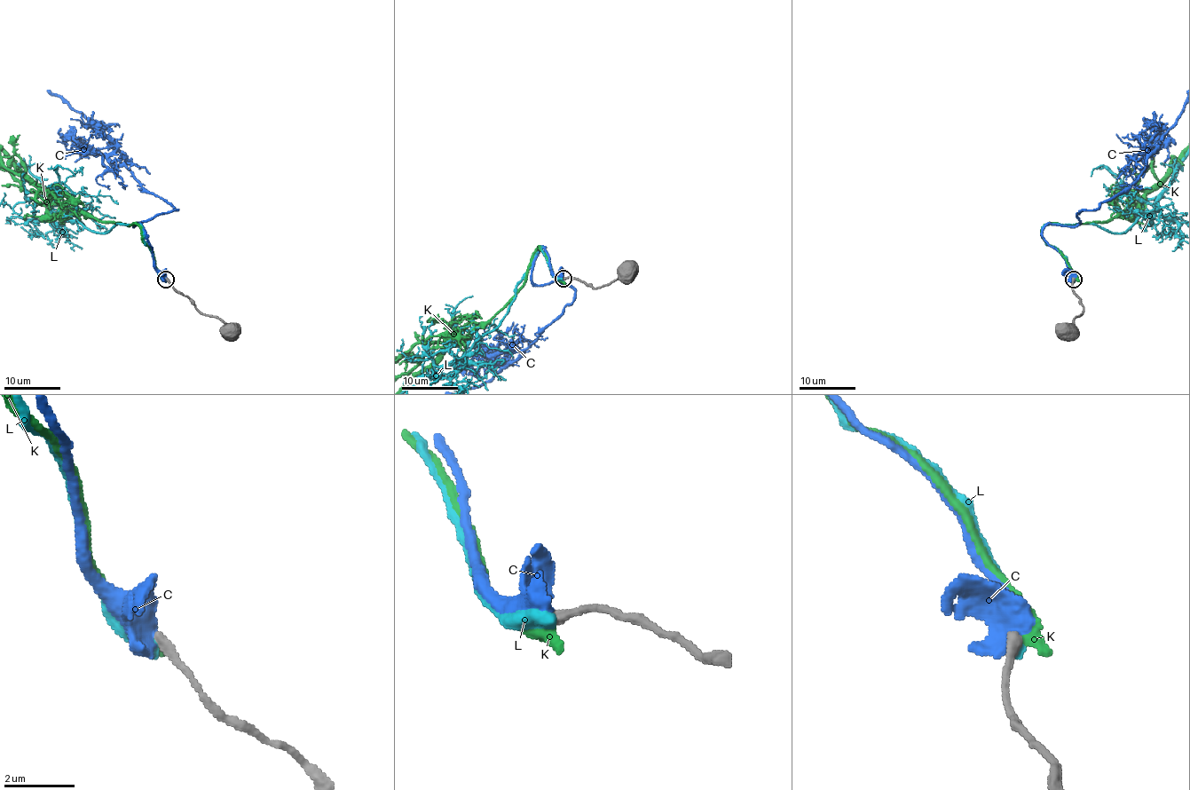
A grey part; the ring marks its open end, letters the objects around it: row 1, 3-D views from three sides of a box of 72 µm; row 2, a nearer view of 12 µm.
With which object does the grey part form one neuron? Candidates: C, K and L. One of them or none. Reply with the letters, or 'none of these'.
L

